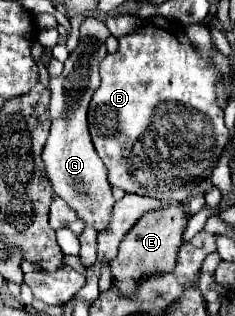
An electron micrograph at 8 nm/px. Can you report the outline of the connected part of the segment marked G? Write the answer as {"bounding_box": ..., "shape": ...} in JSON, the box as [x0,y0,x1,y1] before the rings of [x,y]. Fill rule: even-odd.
{"bounding_box":[42,18,116,232],"shape":[[[86,18],[80,26],[80,44],[64,62],[64,72],[56,78],[50,78],[52,128],[42,152],[42,160],[46,164],[46,178],[52,184],[54,196],[66,200],[66,204],[78,214],[78,218],[96,228],[98,232],[108,228],[110,212],[116,200],[112,196],[112,186],[108,182],[108,170],[92,146],[86,114],[92,94],[100,84],[98,66],[102,56],[108,54],[104,46],[108,36],[110,32],[104,26],[104,22],[96,18]]]}

